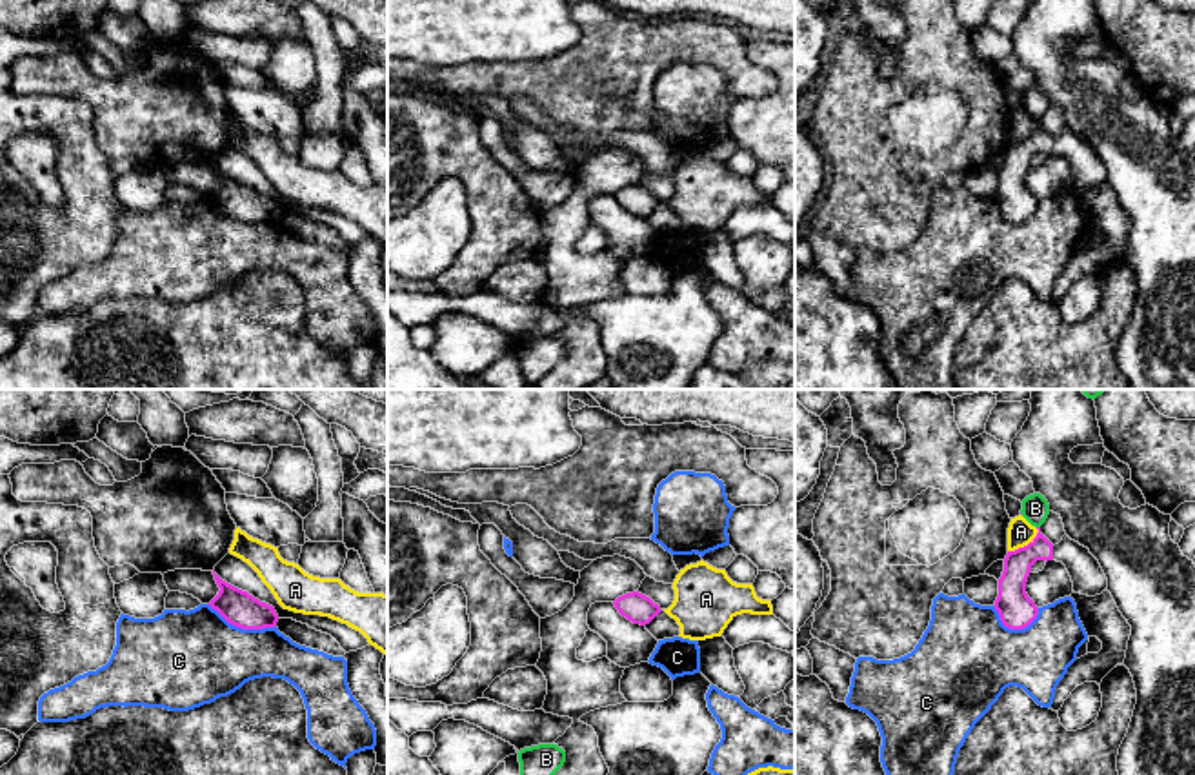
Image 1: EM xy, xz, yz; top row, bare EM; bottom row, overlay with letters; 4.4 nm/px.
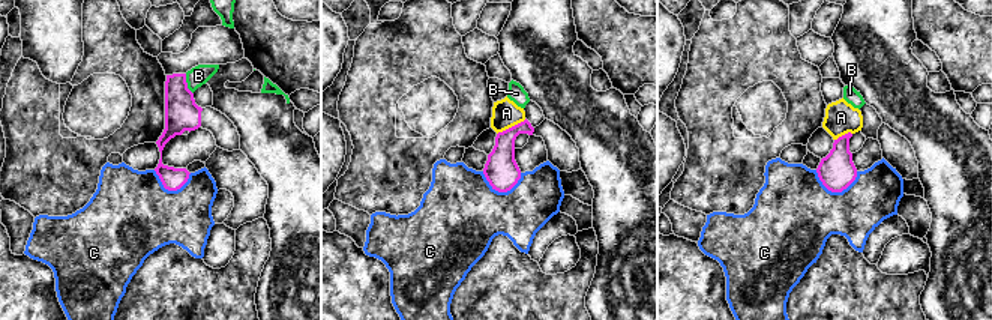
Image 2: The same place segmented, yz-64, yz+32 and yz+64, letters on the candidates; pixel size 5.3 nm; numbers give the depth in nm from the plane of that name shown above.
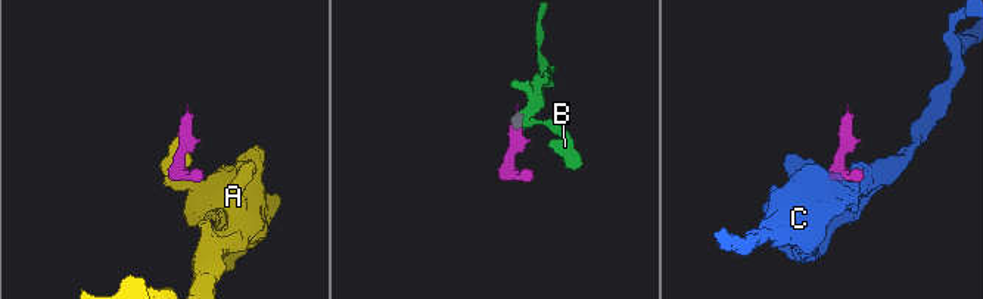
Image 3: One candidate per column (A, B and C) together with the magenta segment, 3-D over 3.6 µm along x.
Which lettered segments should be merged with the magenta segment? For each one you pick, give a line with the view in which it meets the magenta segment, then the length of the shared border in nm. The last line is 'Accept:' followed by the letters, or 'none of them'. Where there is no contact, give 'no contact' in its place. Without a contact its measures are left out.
Accept: none of them

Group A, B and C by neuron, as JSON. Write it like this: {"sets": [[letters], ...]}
{"sets": [["A"], ["B"], ["C"]]}

